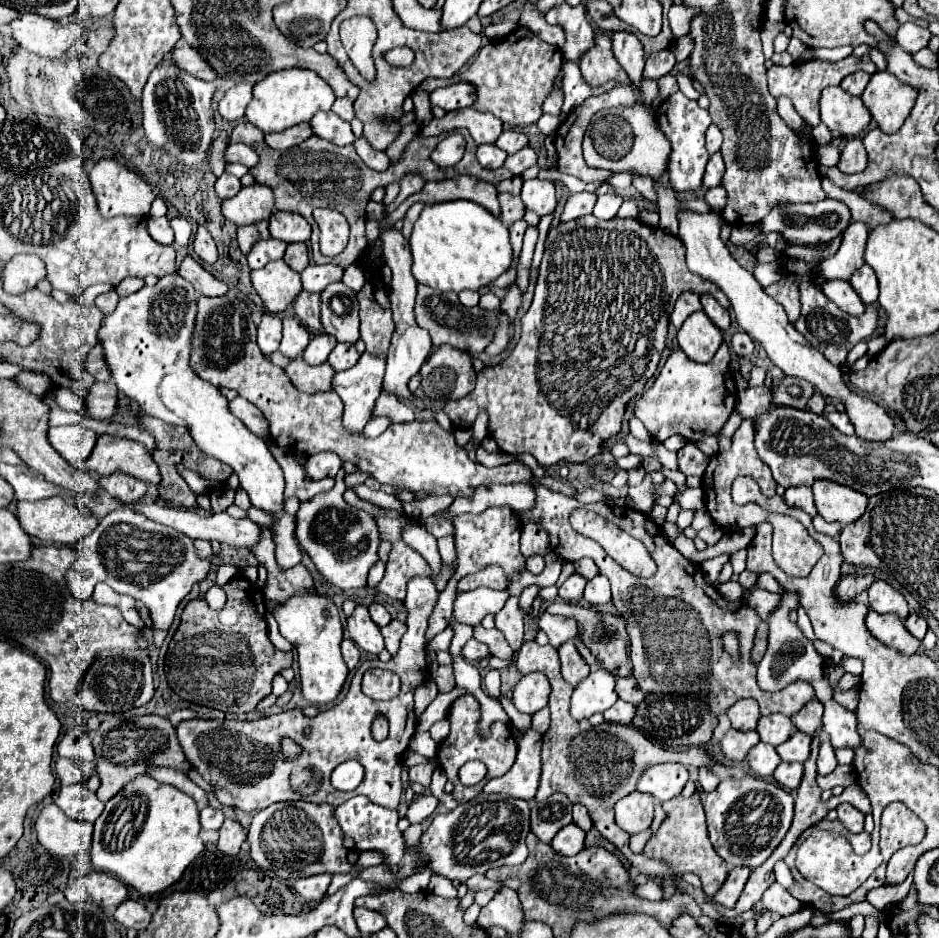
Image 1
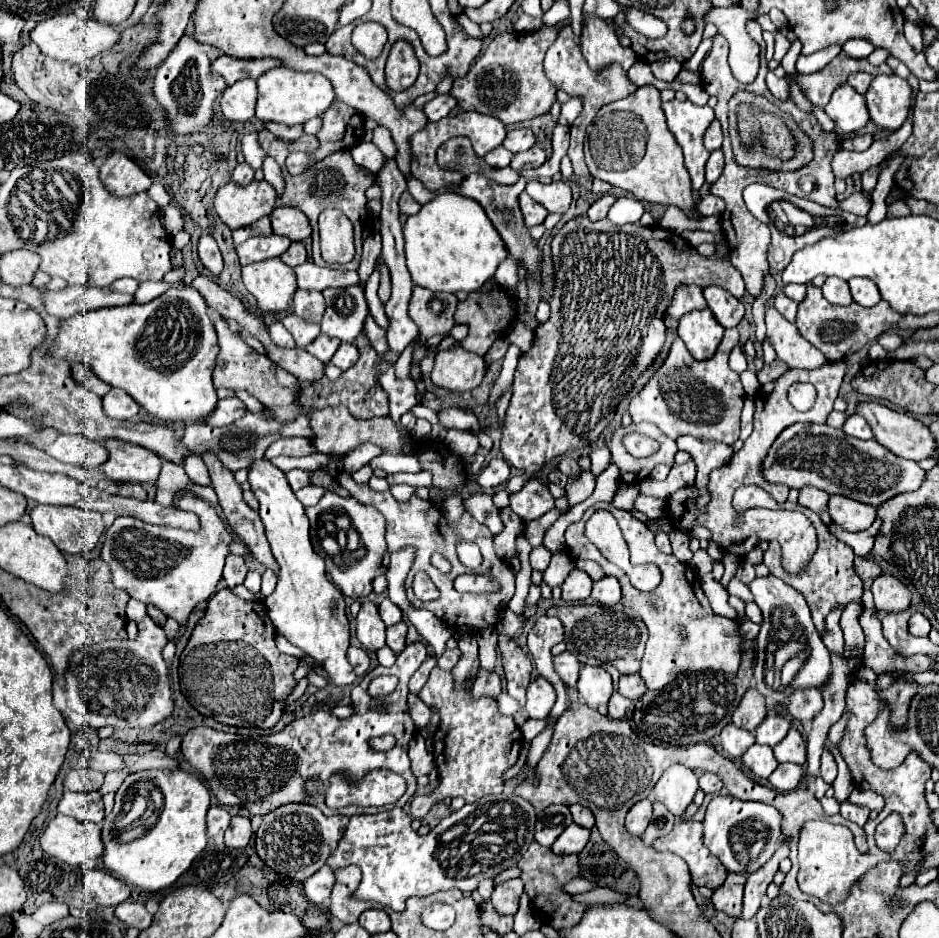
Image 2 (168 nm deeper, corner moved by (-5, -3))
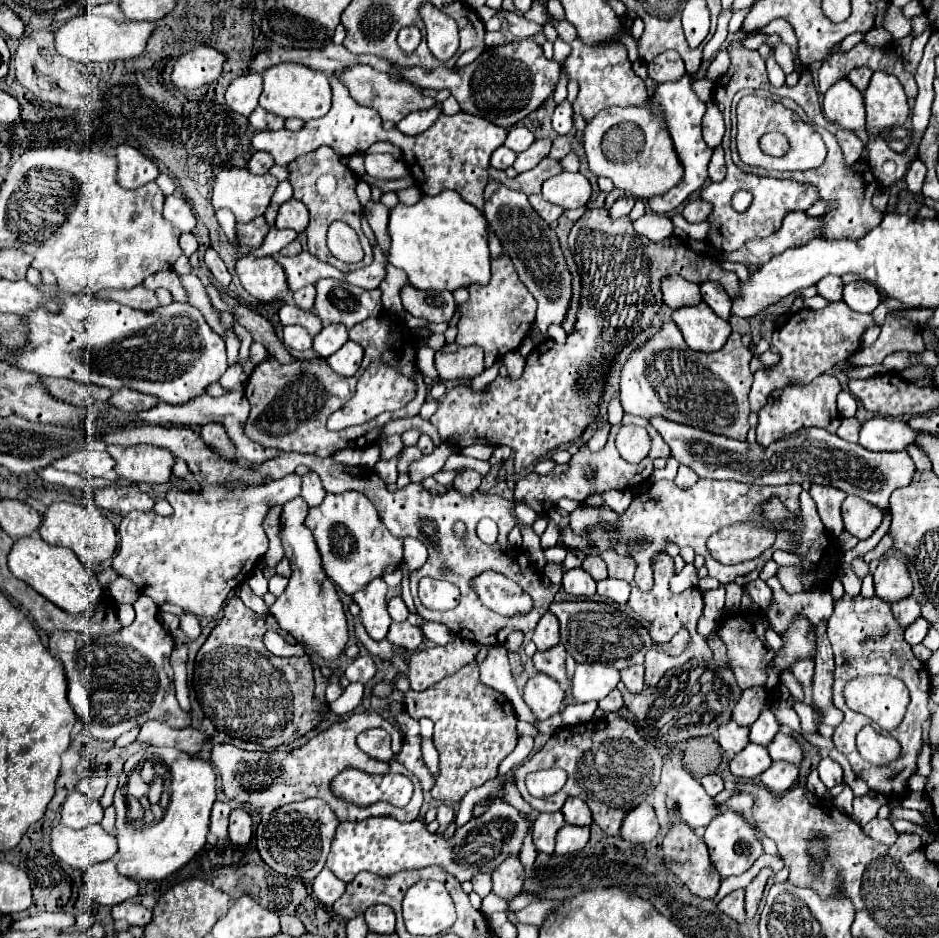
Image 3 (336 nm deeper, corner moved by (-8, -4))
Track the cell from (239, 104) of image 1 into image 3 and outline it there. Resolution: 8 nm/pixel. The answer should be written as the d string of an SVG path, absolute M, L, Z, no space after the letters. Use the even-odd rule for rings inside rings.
M260 73L240 75L226 89L226 105L234 113L248 117L258 105L260 93L262 93L262 75Z

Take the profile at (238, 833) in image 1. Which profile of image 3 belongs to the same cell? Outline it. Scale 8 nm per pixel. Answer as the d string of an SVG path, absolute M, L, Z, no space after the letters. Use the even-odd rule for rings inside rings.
M234 809L230 813L230 841L234 845L248 845L252 839L252 819L244 809Z

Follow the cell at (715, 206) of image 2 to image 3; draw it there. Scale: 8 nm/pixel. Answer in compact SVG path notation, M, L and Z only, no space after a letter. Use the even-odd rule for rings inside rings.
M698 199L698 201L688 201L682 215L686 217L686 221L698 223L698 221L706 221L710 217L710 211L712 211L710 203L706 203L704 199Z

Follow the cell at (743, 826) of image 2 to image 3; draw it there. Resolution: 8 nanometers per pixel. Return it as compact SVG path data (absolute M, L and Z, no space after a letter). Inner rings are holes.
M724 809L720 811L706 827L704 831L704 843L708 845L710 851L710 859L716 865L716 871L722 877L730 877L730 875L740 875L744 871L748 871L754 861L762 855L762 841L756 837L756 829L754 825L750 825L740 813Z

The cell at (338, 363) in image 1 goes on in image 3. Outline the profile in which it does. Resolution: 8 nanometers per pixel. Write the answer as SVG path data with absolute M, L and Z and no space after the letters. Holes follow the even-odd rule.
M346 341L344 347L340 347L334 355L328 357L328 365L342 377L356 375L360 363L362 363L362 347L354 341Z

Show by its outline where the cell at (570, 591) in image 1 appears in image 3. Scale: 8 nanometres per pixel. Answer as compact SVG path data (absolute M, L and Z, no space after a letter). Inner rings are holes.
M580 567L564 573L562 587L572 597L594 597L596 595L596 581Z

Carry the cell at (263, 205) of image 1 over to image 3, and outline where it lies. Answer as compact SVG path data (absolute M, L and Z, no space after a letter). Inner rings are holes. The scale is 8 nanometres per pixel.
M224 169L216 175L212 207L230 209L236 223L264 215L278 181L272 175L252 175L248 169Z

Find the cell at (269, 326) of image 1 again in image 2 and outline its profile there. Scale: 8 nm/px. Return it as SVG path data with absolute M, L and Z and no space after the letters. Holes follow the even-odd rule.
M275 322L269 326L269 334L271 334L271 340L283 348L295 348L295 340L293 336L287 332L287 328L281 324L281 322Z

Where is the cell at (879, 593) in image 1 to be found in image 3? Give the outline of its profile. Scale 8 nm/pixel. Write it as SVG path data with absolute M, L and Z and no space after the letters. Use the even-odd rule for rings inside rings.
M882 557L874 571L874 589L886 603L896 603L912 593L912 579L904 561L896 557Z

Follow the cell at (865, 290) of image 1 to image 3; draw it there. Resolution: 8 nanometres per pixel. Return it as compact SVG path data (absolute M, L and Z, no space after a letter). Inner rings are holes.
M854 281L844 287L844 303L858 313L872 313L880 305L880 293L866 281Z

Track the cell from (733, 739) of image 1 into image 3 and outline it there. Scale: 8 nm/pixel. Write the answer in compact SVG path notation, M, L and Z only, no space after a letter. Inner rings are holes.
M730 721L718 729L718 743L726 753L740 753L750 743L748 735L750 735L748 727Z

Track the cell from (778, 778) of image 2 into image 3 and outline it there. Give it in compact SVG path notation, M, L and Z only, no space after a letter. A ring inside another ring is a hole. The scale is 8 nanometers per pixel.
M776 761L760 775L760 781L764 787L768 787L772 793L782 795L786 793L798 779L798 767L786 761Z

